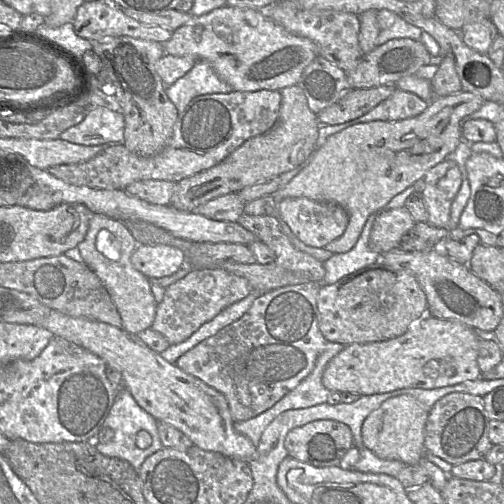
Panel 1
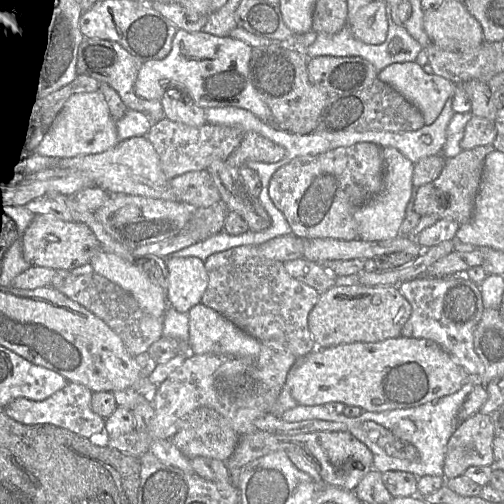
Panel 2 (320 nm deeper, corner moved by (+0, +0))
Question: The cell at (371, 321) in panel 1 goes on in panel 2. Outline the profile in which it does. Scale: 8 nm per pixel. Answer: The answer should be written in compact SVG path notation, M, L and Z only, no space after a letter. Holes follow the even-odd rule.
M338 284L321 294L308 317L308 328L316 349L349 343L377 343L398 338L412 307L398 287L367 287Z

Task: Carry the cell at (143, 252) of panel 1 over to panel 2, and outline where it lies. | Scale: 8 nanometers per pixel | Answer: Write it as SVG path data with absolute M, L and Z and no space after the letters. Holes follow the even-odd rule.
M171 257L166 261L166 267L168 306L178 312L188 313L193 306L201 303L208 287L204 261L197 257Z

